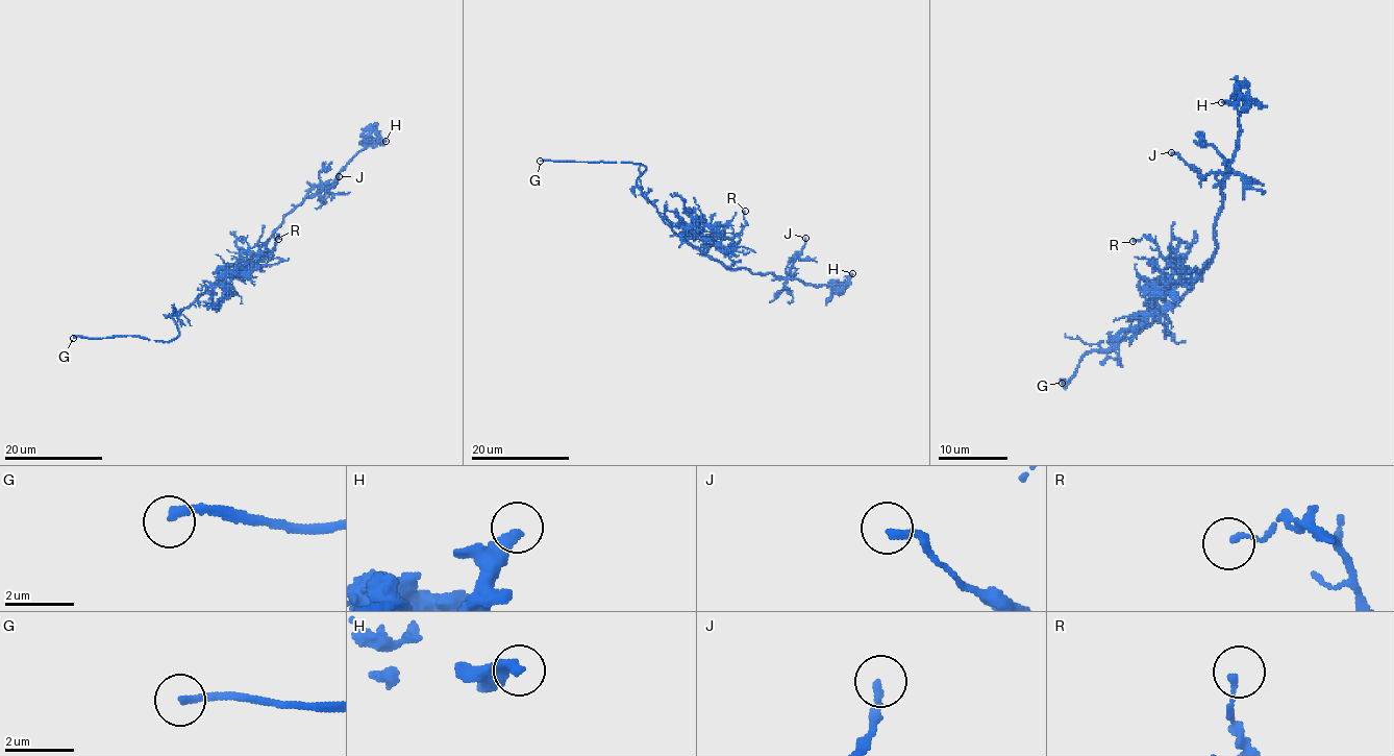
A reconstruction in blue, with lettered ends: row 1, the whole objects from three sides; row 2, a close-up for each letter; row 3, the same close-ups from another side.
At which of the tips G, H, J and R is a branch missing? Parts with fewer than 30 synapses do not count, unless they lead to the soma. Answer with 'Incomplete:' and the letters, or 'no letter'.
Incomplete: G

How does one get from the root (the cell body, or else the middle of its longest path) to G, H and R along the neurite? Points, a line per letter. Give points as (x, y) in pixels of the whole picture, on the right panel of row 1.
G: (1184, 293), (1147, 328), (1121, 339), (1111, 349), (1089, 351), (1065, 388), (1063, 379), (1062, 383)
H: (1184, 293), (1213, 257), (1221, 180), (1234, 157), (1239, 116), (1248, 108), (1221, 102)
R: (1184, 293), (1169, 302), (1155, 292), (1163, 285), (1166, 261), (1152, 240), (1143, 236), (1133, 241)

